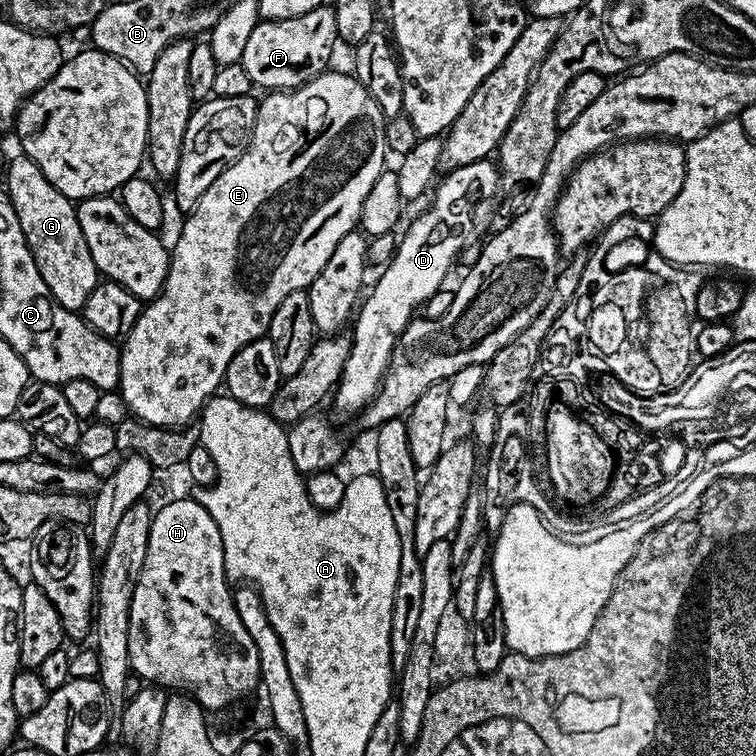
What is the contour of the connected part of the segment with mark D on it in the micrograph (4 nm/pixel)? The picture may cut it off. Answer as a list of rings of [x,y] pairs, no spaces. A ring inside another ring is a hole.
[[[491,159],[479,160],[470,166],[455,168],[445,176],[448,177],[444,182],[437,185],[432,205],[409,226],[405,236],[399,237],[396,257],[379,273],[380,281],[363,299],[356,320],[358,324],[352,333],[352,350],[340,375],[340,383],[334,389],[334,401],[340,412],[355,415],[368,407],[380,390],[392,352],[408,323],[425,301],[445,287],[444,279],[452,263],[459,261],[464,249],[473,243],[472,235],[487,233],[493,227],[492,215],[496,212],[496,195],[502,181],[499,167]]]

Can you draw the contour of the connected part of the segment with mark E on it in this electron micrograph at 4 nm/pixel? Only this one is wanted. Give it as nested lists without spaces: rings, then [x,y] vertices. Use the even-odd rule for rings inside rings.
[[[325,70],[320,76],[315,76],[310,82],[303,84],[301,88],[289,88],[287,90],[272,90],[267,93],[265,100],[259,101],[256,110],[256,125],[254,134],[246,149],[198,198],[198,206],[187,213],[184,229],[176,240],[176,249],[173,247],[168,262],[168,278],[164,288],[155,300],[143,305],[138,322],[123,337],[120,348],[120,382],[118,391],[126,402],[129,413],[133,417],[144,421],[145,424],[154,427],[179,429],[184,425],[191,425],[204,410],[204,405],[221,391],[224,375],[230,366],[230,358],[242,346],[246,346],[252,340],[261,339],[267,333],[274,310],[278,310],[278,302],[286,298],[286,294],[303,292],[318,278],[322,266],[334,254],[334,246],[346,238],[346,234],[353,231],[360,223],[360,211],[366,202],[366,194],[370,194],[370,186],[374,186],[381,172],[385,171],[384,156],[389,155],[386,142],[386,117],[384,111],[378,106],[378,102],[362,86],[362,82],[355,75],[344,72],[332,72]]]

